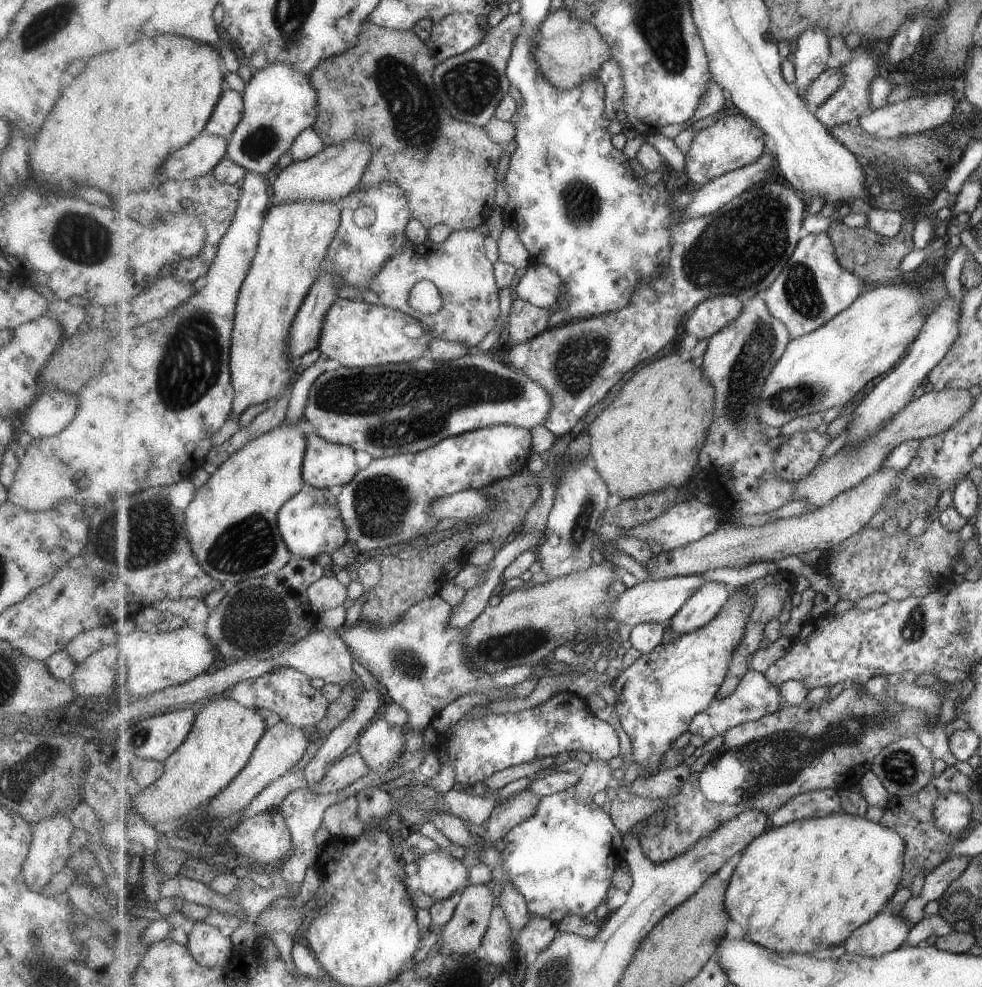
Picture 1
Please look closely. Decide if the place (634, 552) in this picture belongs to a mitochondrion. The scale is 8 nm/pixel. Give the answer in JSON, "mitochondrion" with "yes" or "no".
{"mitochondrion":"no"}

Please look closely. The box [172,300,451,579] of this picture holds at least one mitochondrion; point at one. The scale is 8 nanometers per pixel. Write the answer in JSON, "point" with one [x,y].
{"point":[382,503]}

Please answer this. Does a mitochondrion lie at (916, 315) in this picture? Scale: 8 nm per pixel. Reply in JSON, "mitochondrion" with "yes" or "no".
{"mitochondrion":"no"}

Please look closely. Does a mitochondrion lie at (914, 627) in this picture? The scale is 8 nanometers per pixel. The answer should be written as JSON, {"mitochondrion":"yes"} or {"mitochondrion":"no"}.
{"mitochondrion":"yes"}

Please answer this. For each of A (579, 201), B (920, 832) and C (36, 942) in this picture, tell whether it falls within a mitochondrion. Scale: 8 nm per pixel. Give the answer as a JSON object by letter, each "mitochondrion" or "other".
{"A":"mitochondrion","B":"other","C":"mitochondrion"}

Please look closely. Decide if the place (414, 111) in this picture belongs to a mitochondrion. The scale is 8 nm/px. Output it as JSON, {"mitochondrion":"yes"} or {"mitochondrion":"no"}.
{"mitochondrion":"yes"}

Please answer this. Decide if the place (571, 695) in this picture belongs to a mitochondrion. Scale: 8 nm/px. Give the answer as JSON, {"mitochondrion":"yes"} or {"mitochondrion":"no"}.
{"mitochondrion":"no"}

